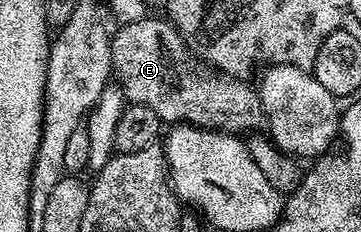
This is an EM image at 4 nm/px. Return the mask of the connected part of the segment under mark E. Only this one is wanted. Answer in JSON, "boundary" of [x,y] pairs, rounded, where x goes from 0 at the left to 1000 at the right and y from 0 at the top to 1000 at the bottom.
{"boundary":[[[407,69],[324,125],[305,172],[313,315],[338,332],[332,371],[363,444],[407,453],[460,534],[507,526],[662,586],[712,565],[729,539],[712,384],[701,366],[679,371],[668,332],[596,310],[551,276],[468,91]]]}

